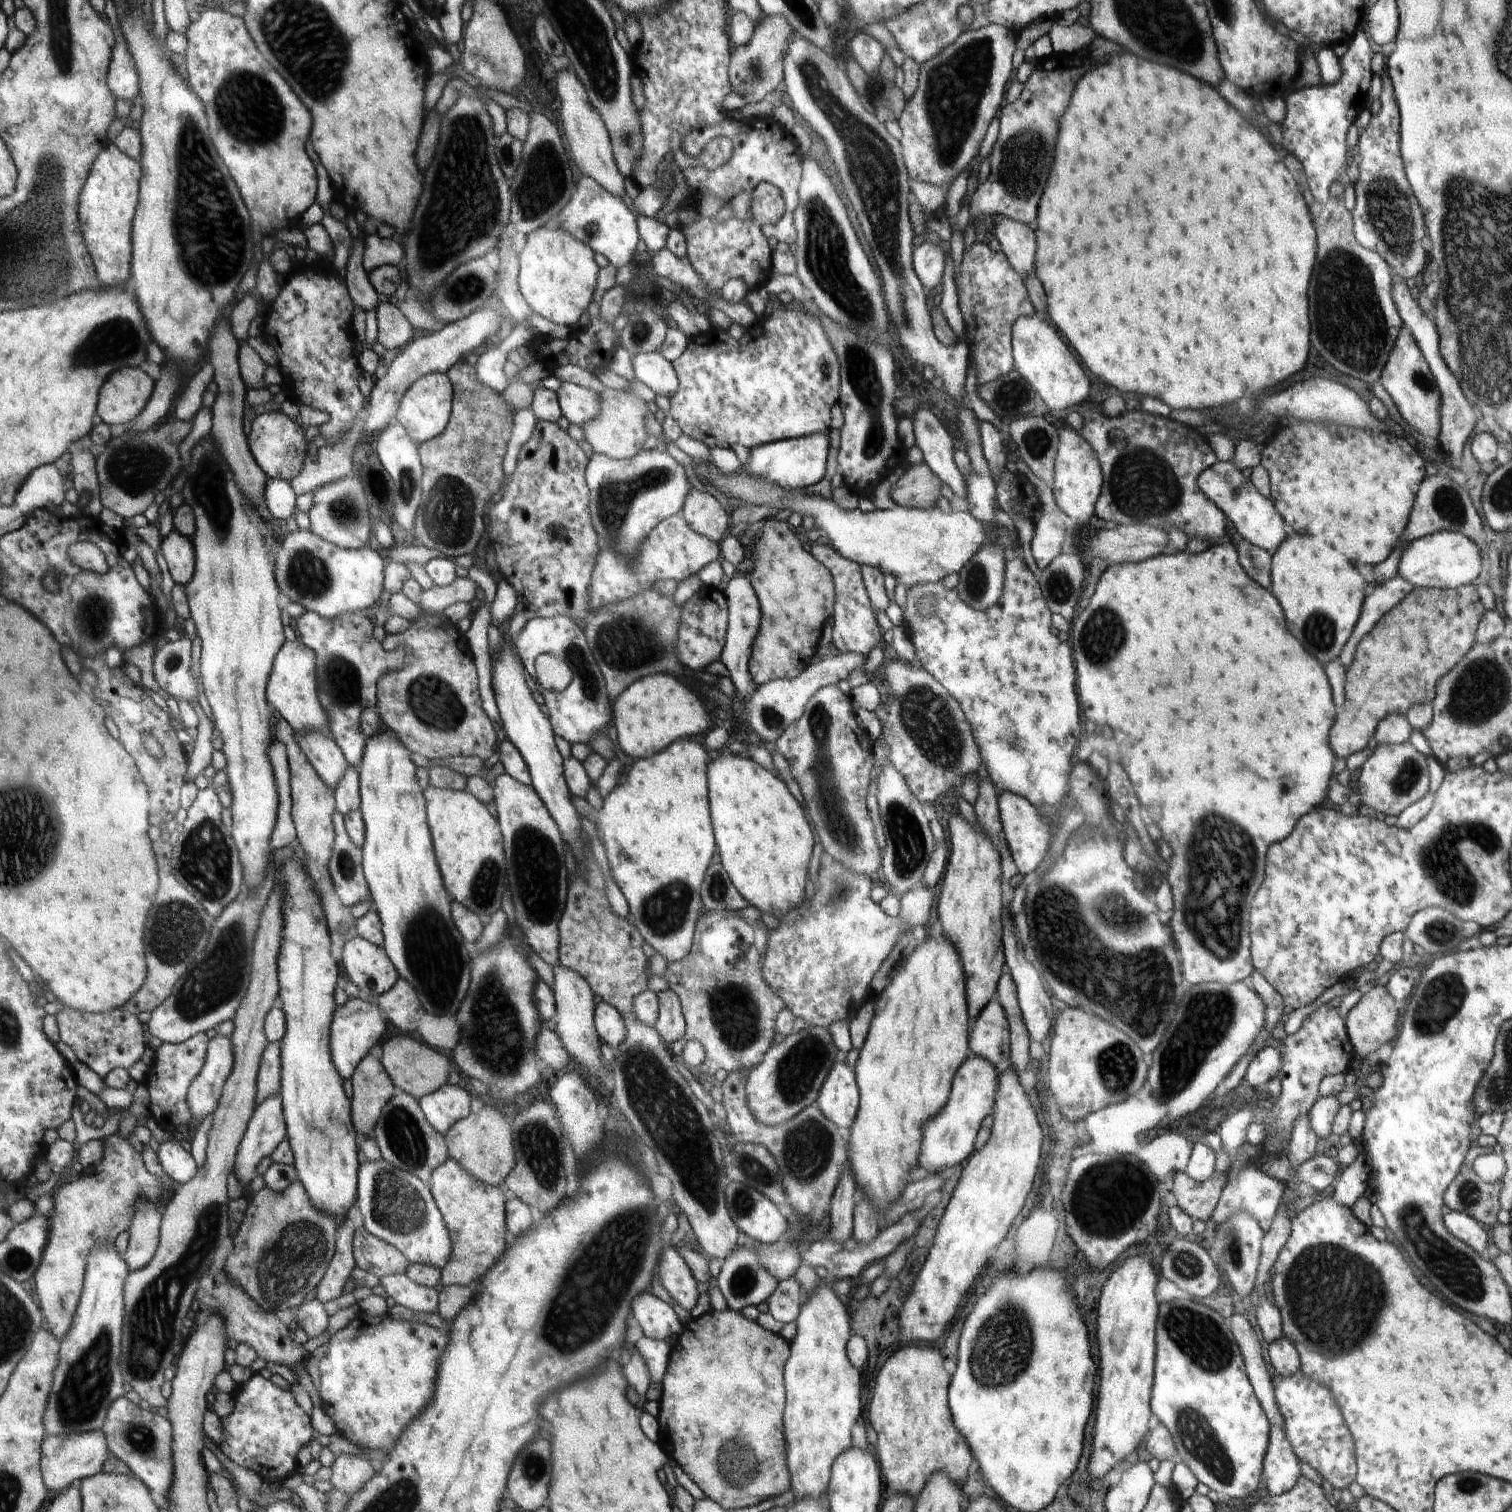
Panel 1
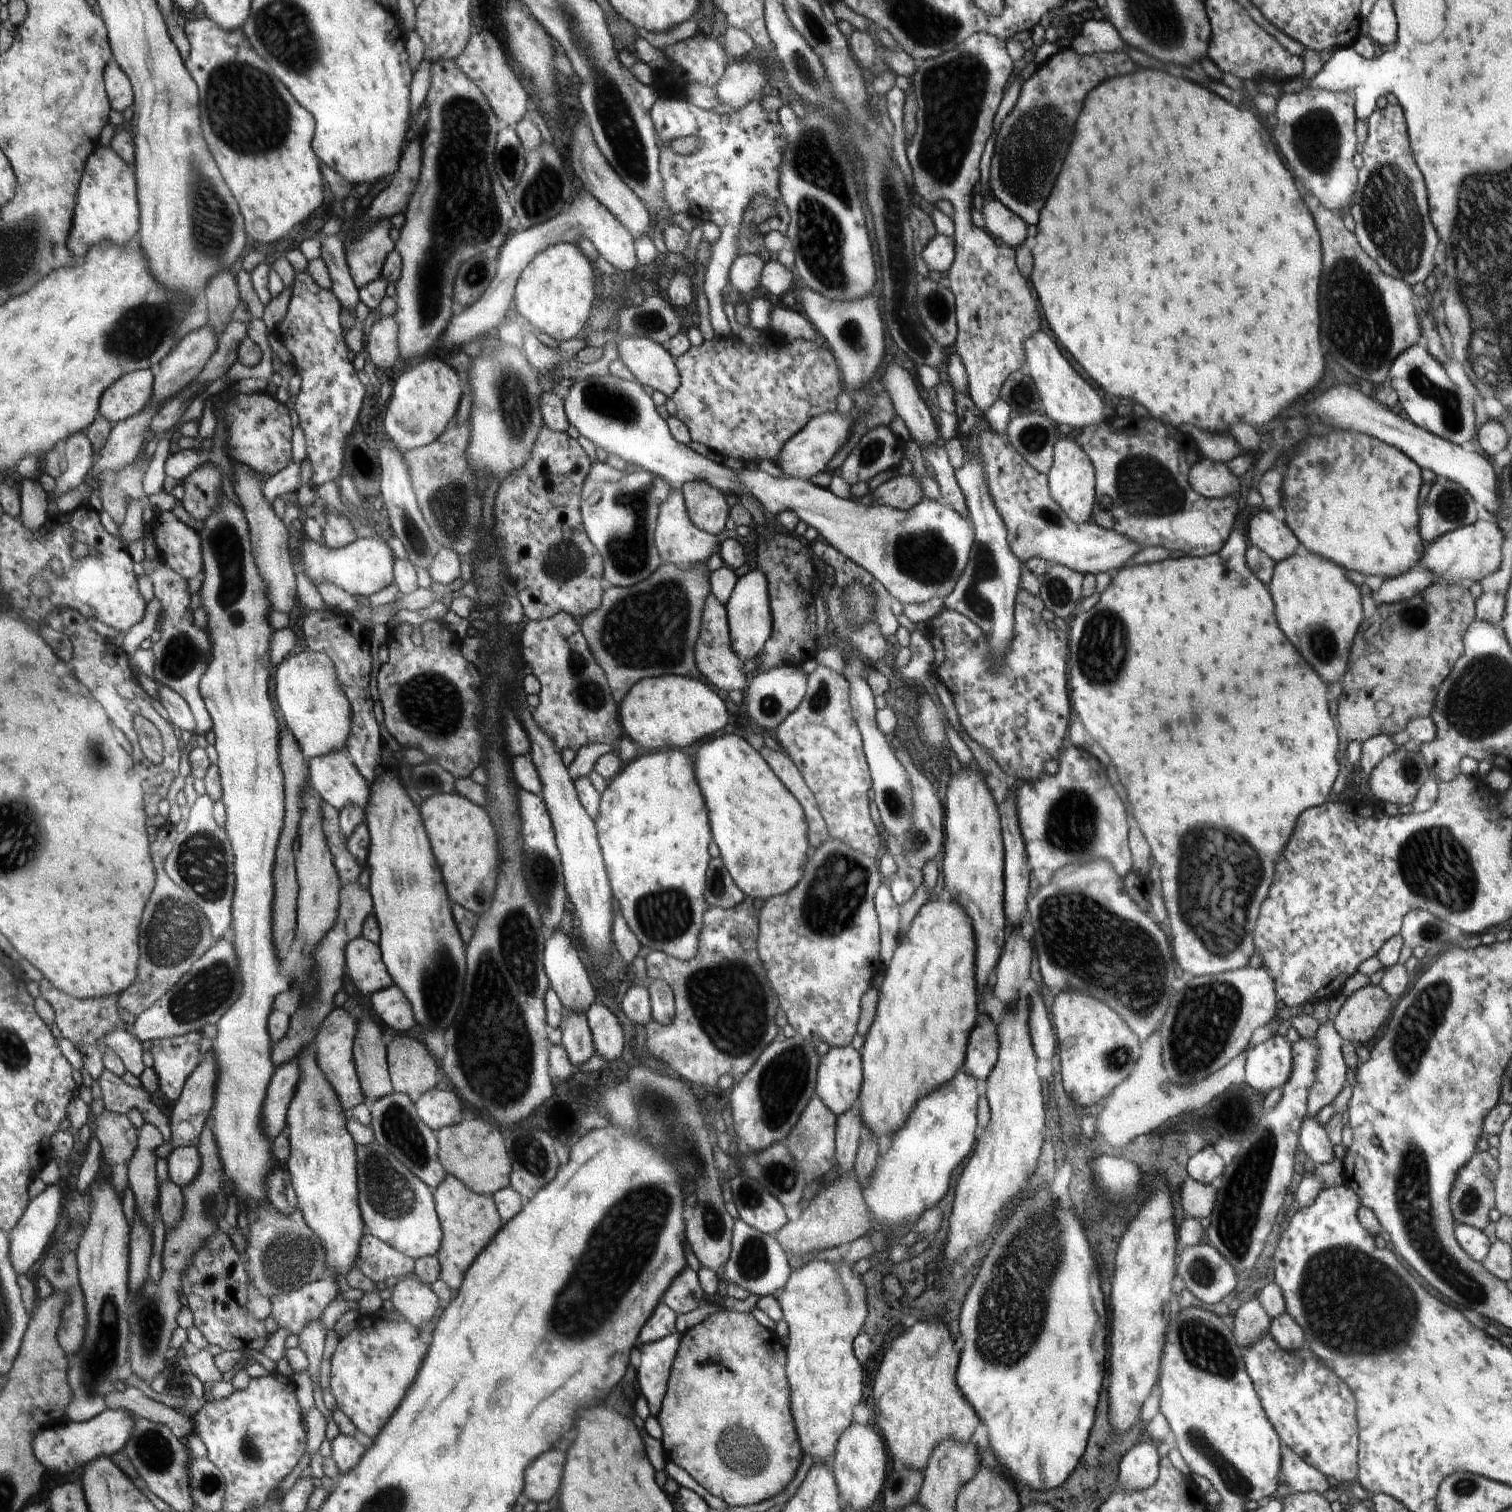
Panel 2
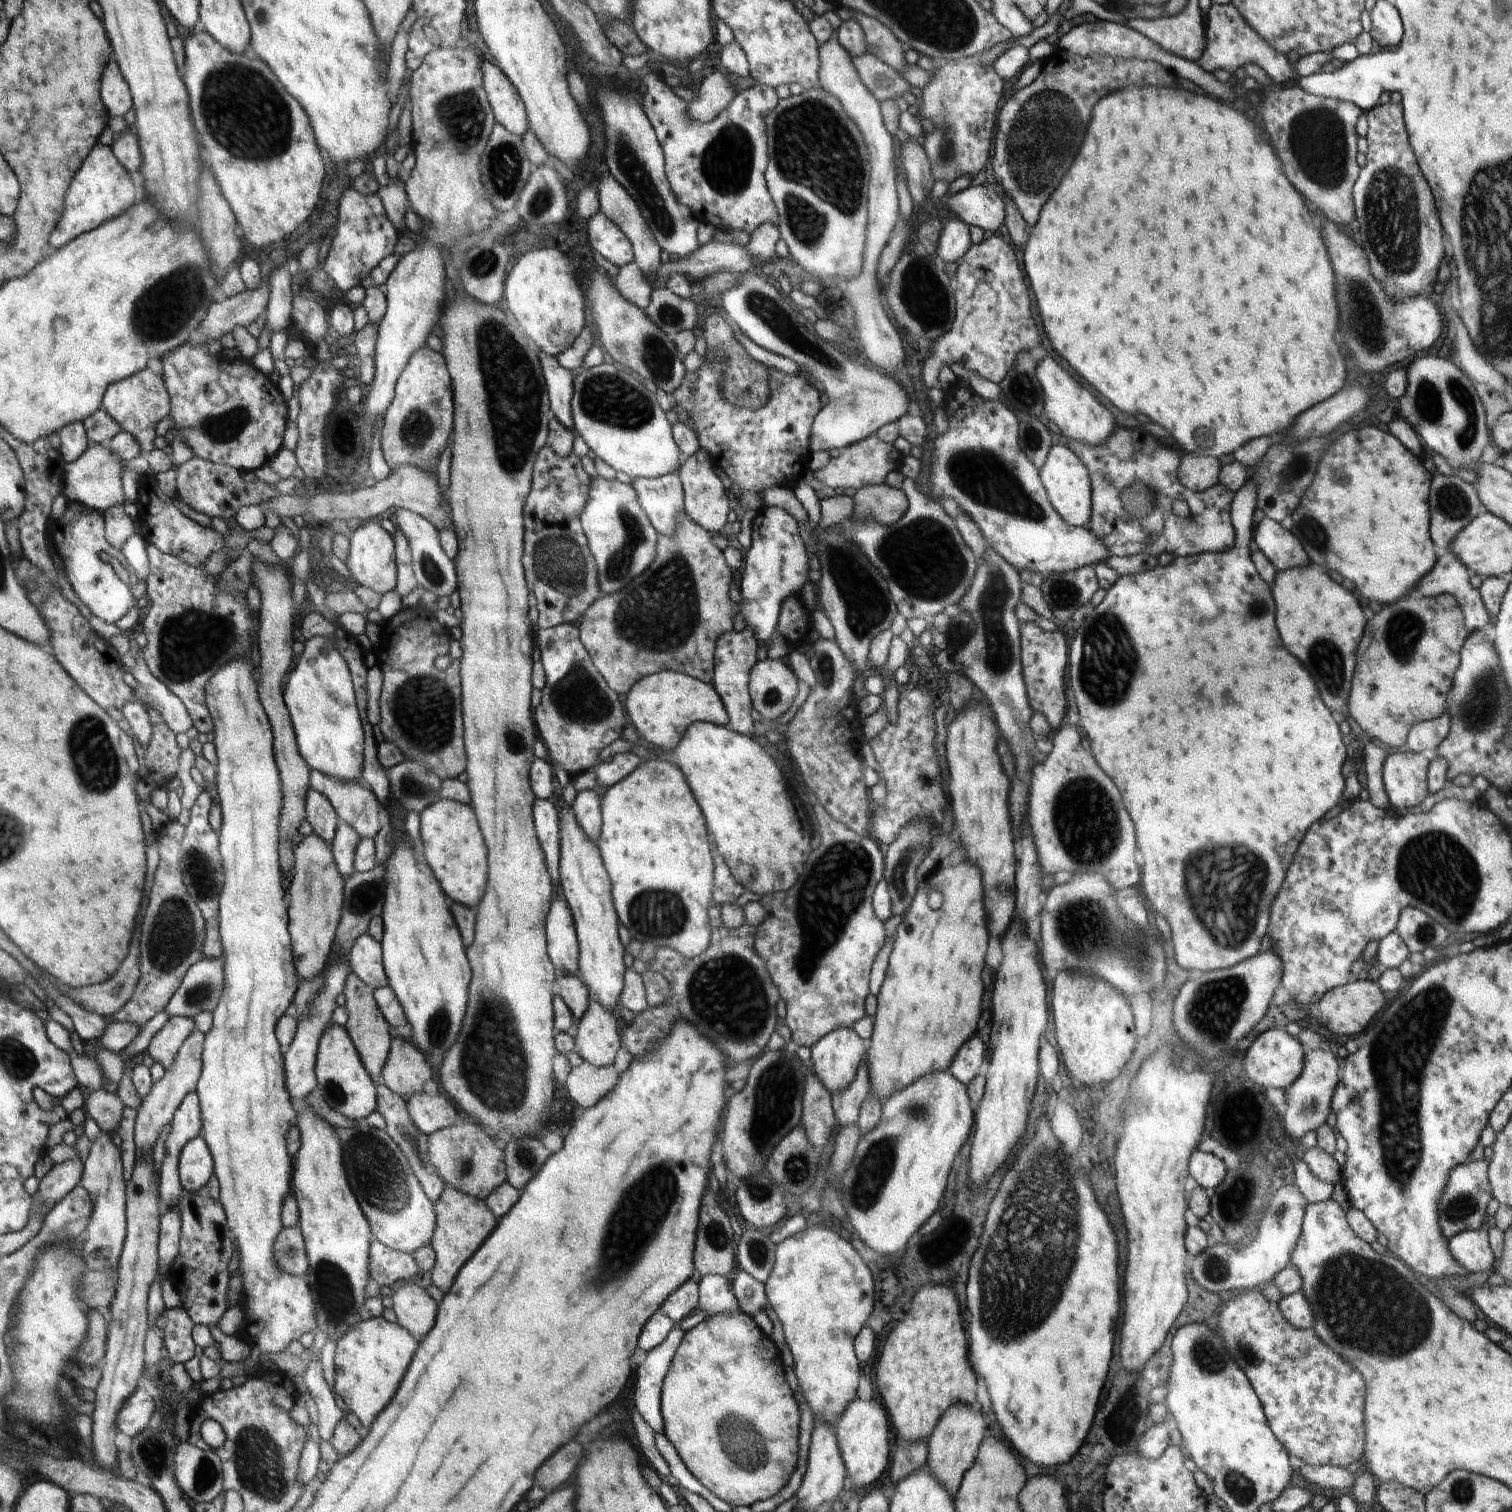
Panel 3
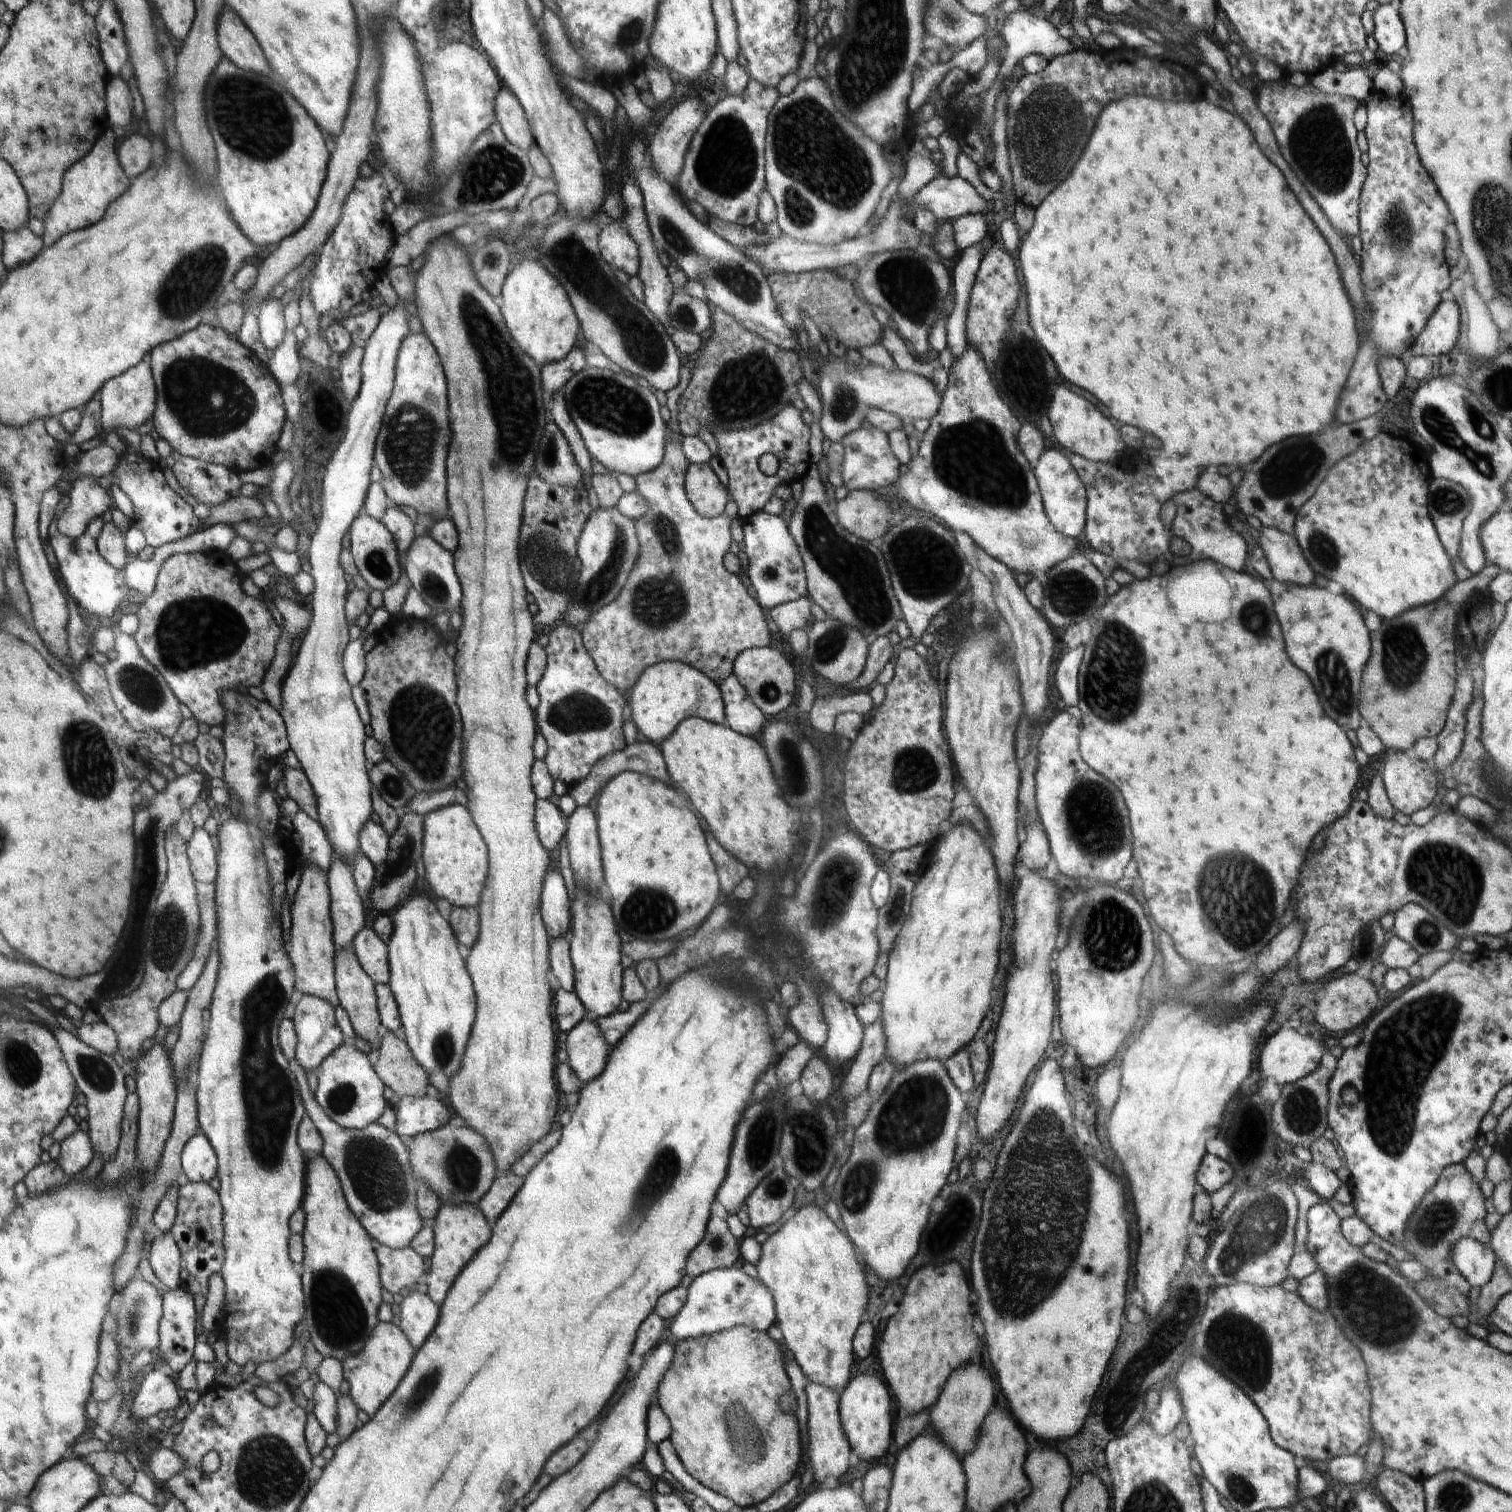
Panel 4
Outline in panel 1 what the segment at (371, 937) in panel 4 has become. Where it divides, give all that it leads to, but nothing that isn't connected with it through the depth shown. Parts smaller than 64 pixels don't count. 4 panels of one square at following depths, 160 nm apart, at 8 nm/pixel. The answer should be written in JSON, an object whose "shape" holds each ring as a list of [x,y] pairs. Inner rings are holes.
{"shape":[[[360,936],[346,942],[341,961],[348,974],[346,978],[366,996],[380,997],[400,980],[386,950]]]}

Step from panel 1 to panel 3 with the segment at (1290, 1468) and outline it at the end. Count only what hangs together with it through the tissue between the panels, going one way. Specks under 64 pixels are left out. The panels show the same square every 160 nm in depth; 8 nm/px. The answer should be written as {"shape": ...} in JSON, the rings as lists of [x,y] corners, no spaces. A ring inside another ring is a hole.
{"shape":[[[1303,1462],[1299,1469],[1304,1481],[1306,1480],[1306,1482],[1310,1482],[1310,1484],[1312,1484],[1312,1486],[1316,1486],[1316,1488],[1323,1488],[1323,1490],[1325,1488],[1330,1488],[1330,1490],[1344,1490],[1354,1484],[1355,1476],[1352,1477],[1349,1472],[1342,1467],[1311,1465]]]}

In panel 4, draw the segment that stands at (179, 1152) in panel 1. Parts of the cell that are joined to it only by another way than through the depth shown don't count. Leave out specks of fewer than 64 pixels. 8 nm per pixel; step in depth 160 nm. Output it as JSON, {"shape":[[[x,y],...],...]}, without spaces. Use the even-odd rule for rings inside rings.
{"shape":[[[202,1130],[186,1142],[182,1149],[184,1180],[209,1183],[217,1175],[217,1153]]]}

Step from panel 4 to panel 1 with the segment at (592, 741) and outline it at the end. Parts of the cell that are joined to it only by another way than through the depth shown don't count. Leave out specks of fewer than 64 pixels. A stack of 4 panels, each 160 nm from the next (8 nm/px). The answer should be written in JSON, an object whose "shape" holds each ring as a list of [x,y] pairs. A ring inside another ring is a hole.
{"shape":[[[556,615],[555,617],[535,617],[530,619],[525,627],[516,636],[515,645],[523,658],[526,670],[532,673],[532,677],[536,680],[535,674],[535,660],[540,654],[548,653],[554,655],[556,658],[563,659],[563,661],[570,667],[573,674],[573,679],[562,692],[552,692],[546,690],[537,683],[537,692],[543,699],[548,712],[550,712],[553,729],[557,731],[558,736],[565,738],[571,745],[580,742],[580,744],[589,744],[594,733],[600,731],[600,728],[606,726],[606,722],[610,720],[610,702],[606,696],[606,682],[605,675],[602,674],[601,667],[598,666],[597,659],[593,657],[592,648],[589,646],[588,639],[569,616]]]}

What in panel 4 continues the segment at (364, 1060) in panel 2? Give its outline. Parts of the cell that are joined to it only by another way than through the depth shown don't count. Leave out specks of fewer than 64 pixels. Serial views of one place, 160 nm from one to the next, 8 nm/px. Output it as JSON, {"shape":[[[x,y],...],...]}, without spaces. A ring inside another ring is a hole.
{"shape":[[[341,949],[336,952],[336,985],[339,1004],[348,1013],[351,1025],[355,1034],[364,1042],[369,1043],[372,1054],[380,1050],[378,1045],[378,1028],[381,1019],[379,1006],[377,1005],[376,983],[362,970],[361,963],[358,962],[357,955],[350,949]]]}

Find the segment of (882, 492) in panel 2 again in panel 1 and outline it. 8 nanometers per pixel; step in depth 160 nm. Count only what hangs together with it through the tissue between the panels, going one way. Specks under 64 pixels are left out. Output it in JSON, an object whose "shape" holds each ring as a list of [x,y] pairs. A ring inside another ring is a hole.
{"shape":[[[923,461],[909,466],[896,481],[891,495],[901,507],[930,510],[942,497],[942,485],[939,476]]]}

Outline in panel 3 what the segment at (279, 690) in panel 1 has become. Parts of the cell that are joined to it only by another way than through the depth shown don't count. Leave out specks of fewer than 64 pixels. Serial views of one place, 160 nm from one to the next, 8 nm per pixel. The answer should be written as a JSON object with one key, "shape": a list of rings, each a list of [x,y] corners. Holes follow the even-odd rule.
{"shape":[[[308,639],[296,666],[286,676],[283,699],[293,724],[299,755],[312,769],[342,780],[361,778],[362,721],[347,662],[328,639]]]}

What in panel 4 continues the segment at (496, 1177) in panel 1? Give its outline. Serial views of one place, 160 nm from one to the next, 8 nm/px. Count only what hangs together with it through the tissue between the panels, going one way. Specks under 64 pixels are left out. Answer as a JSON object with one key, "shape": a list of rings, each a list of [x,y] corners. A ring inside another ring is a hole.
{"shape":[[[446,1125],[414,1137],[409,1161],[416,1178],[424,1179],[442,1203],[452,1203],[454,1206],[478,1203],[495,1181],[496,1162],[492,1150],[484,1136],[468,1126],[454,1128]]]}

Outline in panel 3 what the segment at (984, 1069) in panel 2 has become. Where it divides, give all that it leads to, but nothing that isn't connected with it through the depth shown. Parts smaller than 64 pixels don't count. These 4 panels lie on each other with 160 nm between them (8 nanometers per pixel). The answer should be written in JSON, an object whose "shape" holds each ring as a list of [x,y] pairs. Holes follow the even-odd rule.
{"shape":[[[972,1038],[962,1046],[962,1054],[958,1054],[958,1062],[954,1062],[946,1072],[953,1074],[958,1080],[968,1084],[978,1075],[982,1075],[987,1064],[988,1047],[982,1039]]]}

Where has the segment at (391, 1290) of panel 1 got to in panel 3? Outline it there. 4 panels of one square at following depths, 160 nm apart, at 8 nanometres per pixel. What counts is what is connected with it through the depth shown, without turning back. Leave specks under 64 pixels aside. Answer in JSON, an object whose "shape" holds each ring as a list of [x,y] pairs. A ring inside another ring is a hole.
{"shape":[[[406,1284],[393,1294],[393,1309],[397,1322],[415,1337],[424,1338],[436,1322],[436,1301],[426,1289],[415,1284]]]}

